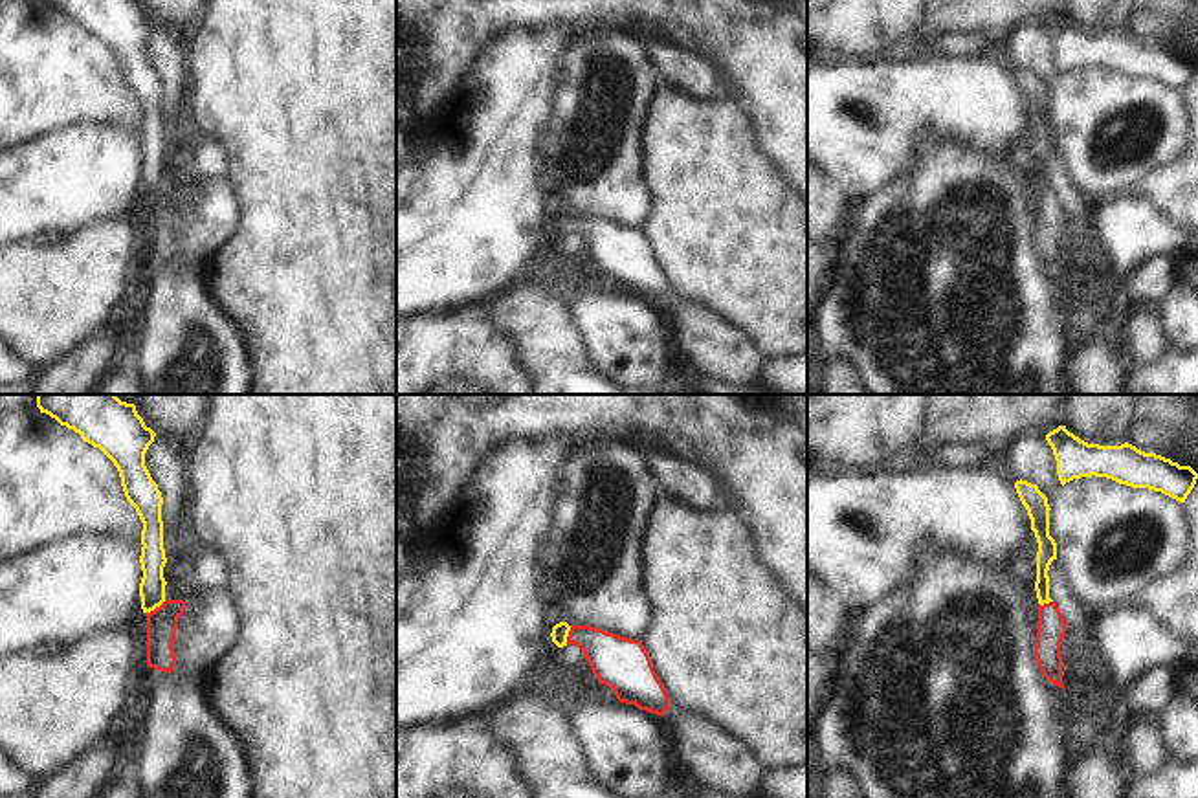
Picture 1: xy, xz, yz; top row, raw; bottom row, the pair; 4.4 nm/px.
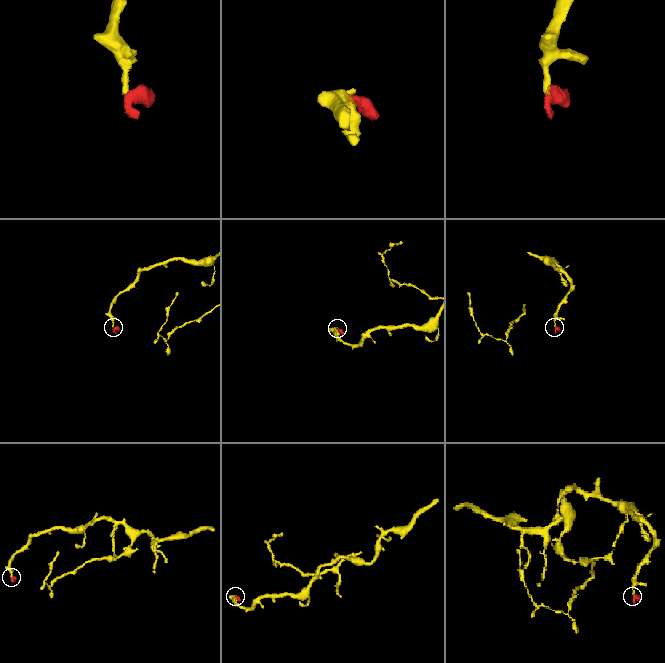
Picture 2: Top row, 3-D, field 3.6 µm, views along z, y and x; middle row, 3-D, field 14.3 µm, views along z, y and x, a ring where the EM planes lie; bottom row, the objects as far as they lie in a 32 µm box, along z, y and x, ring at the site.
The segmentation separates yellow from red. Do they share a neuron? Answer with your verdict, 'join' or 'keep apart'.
join

